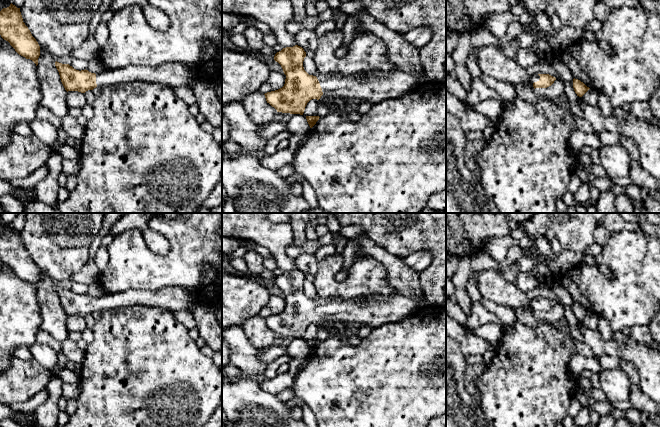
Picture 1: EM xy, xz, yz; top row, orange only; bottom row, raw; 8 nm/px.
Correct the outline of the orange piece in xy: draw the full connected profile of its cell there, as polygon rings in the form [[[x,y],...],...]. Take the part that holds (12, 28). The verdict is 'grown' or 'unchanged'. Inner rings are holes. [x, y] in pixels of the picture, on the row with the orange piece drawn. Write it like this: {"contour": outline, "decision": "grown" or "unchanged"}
{"contour": [[[12,3],[0,11],[0,35],[19,55],[38,65],[40,46],[23,22],[20,8]]], "decision": "unchanged"}

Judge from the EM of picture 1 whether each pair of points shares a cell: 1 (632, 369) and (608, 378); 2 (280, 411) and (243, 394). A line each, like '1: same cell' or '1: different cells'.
1: different cells
2: same cell

